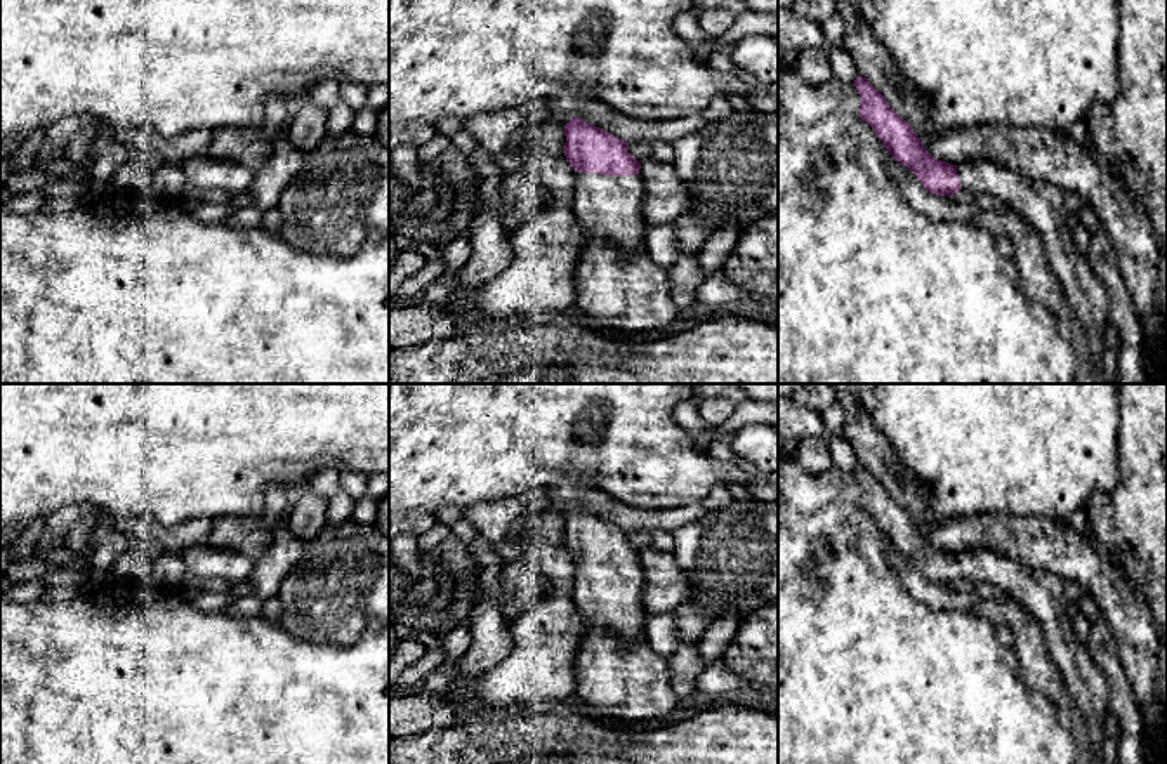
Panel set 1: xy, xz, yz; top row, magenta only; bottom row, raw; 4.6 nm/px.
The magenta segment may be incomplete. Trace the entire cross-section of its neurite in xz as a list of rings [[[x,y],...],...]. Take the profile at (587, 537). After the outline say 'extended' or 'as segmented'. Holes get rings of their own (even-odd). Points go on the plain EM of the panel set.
[[[578,505],[564,524],[564,545],[575,559],[571,597],[587,625],[610,630],[623,648],[644,642],[644,575],[629,531]]]; extended

